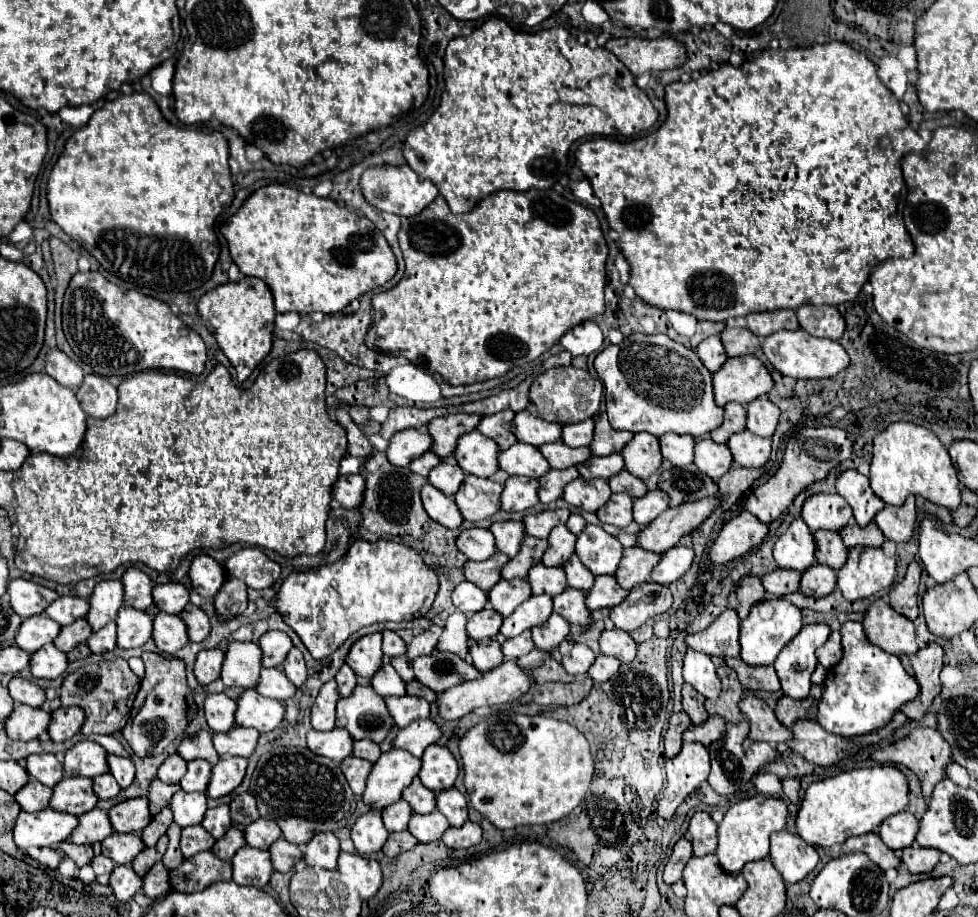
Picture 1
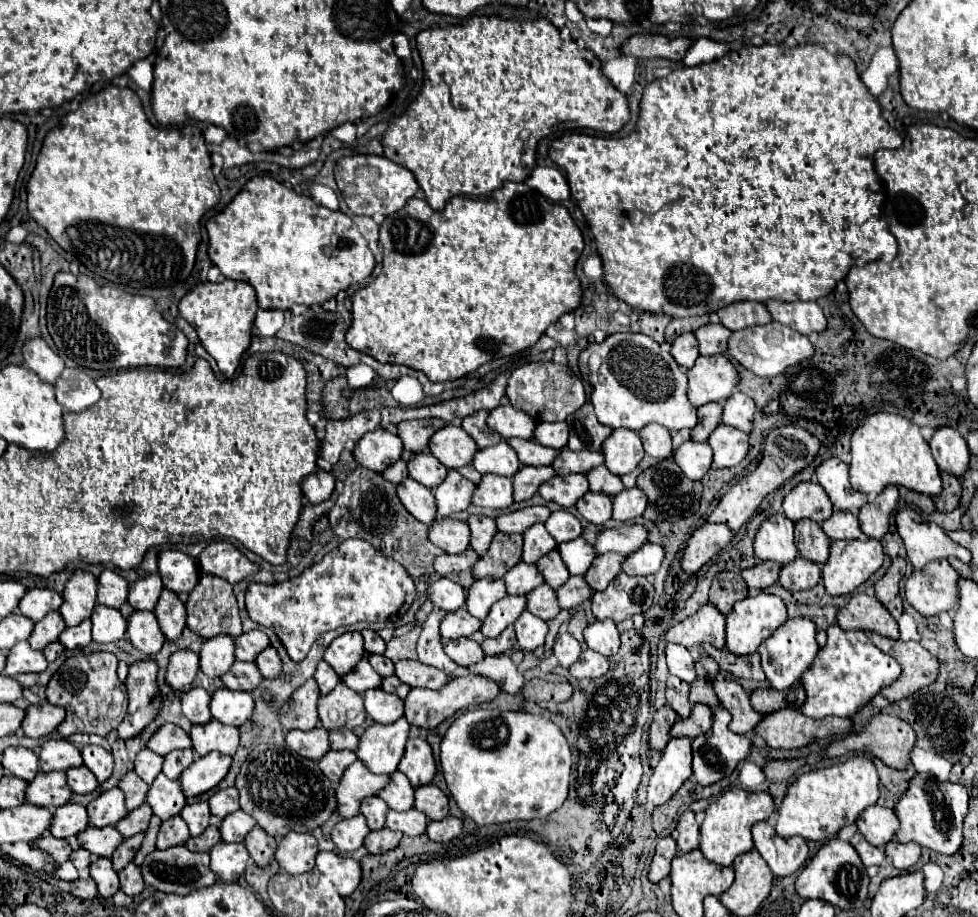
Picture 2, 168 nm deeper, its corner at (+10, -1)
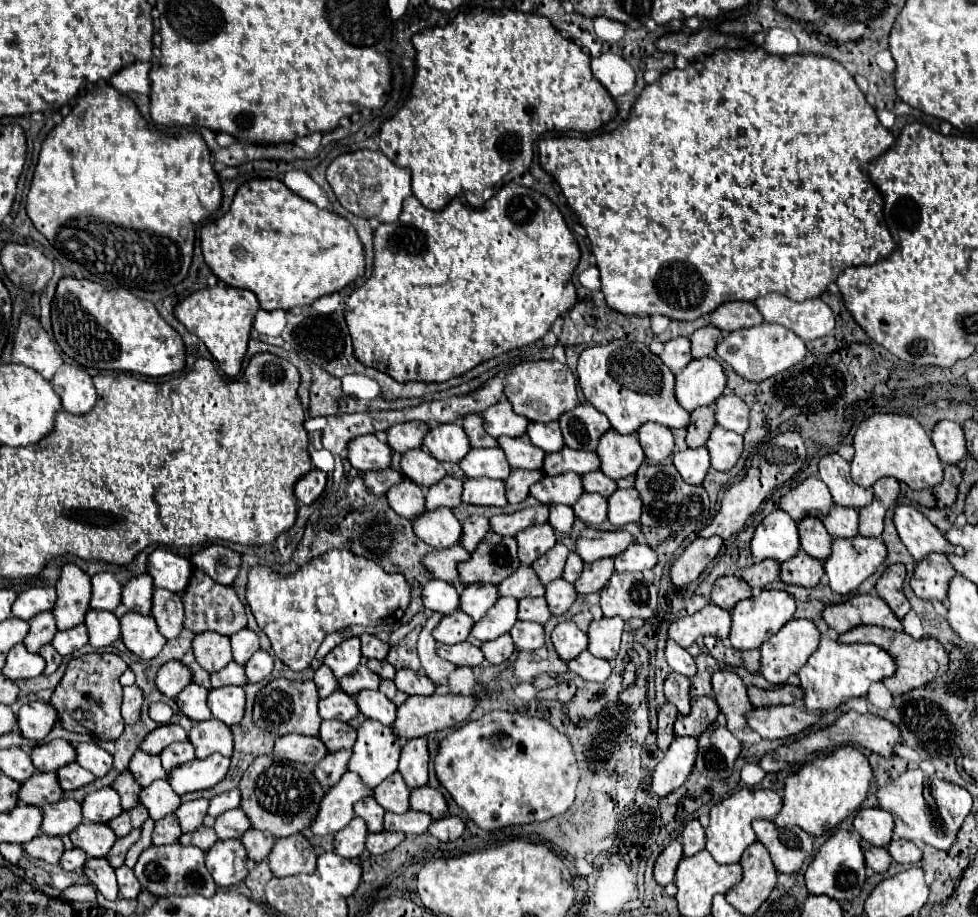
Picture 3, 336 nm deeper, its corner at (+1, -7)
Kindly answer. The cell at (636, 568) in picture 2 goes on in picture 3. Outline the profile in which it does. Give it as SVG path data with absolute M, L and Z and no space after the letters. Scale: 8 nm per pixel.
M634 543L632 547L628 547L628 551L614 557L614 565L616 565L616 571L620 571L620 573L624 573L624 571L646 571L646 569L650 571L658 565L658 555L652 547Z

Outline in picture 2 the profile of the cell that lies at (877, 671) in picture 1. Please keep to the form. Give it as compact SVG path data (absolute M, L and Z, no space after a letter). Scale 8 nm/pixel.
M837 623L827 629L827 643L815 655L815 663L803 673L801 683L805 687L805 703L801 713L813 719L823 719L827 715L851 717L863 705L871 701L873 695L881 691L883 685L893 683L901 675L899 663L875 647L863 631L843 631Z

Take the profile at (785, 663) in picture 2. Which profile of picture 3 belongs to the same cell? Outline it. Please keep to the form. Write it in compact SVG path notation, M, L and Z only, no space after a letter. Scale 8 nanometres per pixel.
M790 619L764 647L762 677L774 685L784 685L790 675L796 675L808 657L820 645L820 631L808 619Z

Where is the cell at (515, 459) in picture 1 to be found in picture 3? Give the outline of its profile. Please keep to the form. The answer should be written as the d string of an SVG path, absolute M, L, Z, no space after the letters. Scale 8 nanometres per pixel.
M472 449L470 455L460 461L462 471L468 477L490 477L490 479L508 479L512 467L502 449Z

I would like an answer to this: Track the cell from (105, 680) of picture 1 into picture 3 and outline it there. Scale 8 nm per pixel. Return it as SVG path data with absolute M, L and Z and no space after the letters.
M90 653L84 657L74 657L68 669L52 693L52 705L60 715L60 725L74 733L92 733L100 741L116 741L124 731L122 707L122 685L120 675L128 665L114 653Z

